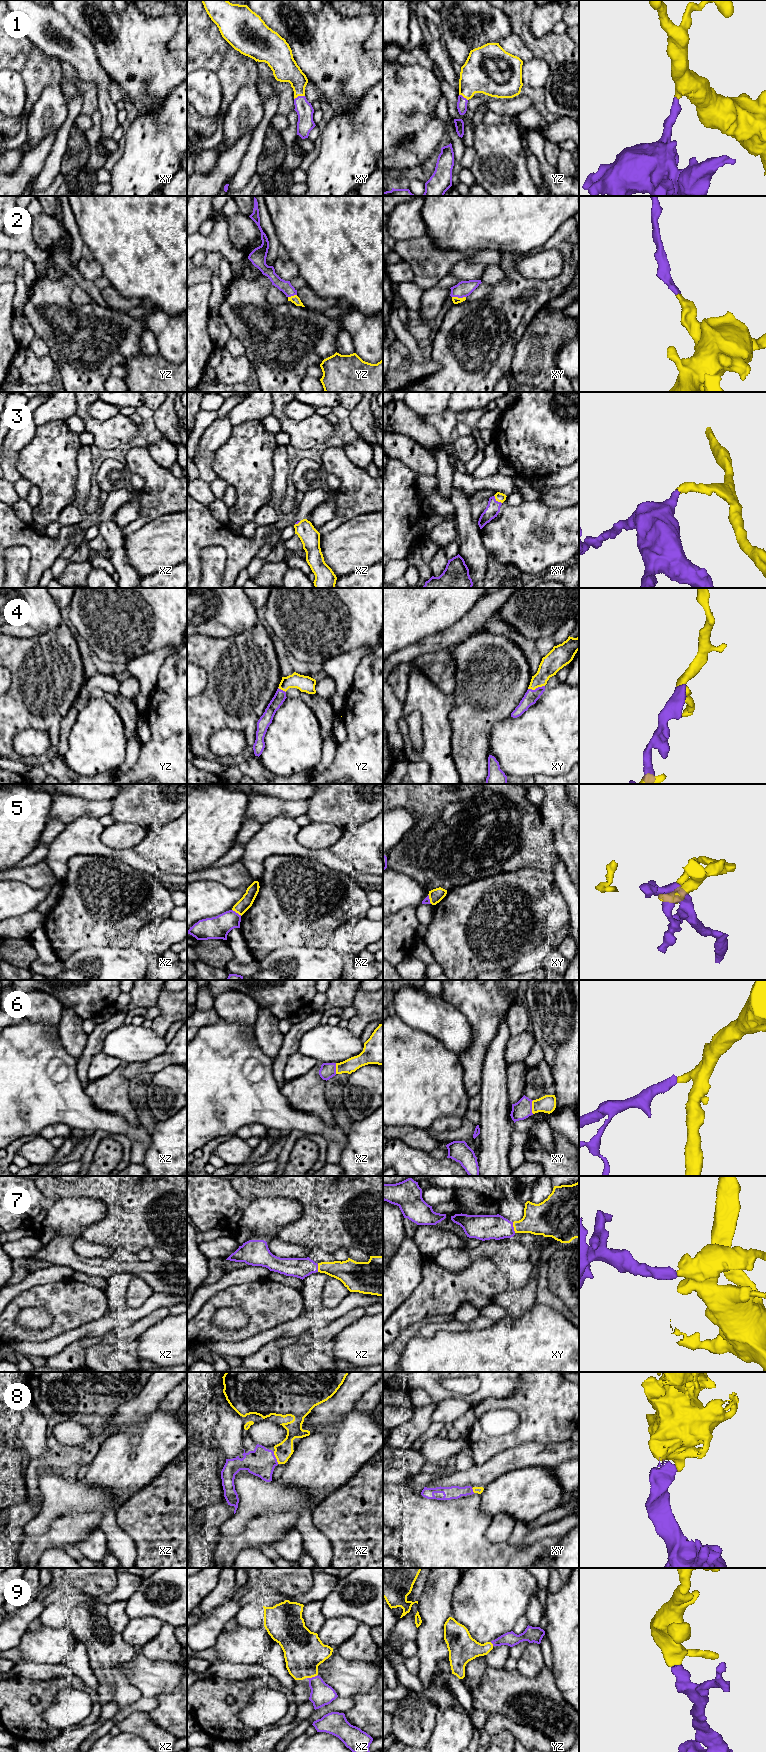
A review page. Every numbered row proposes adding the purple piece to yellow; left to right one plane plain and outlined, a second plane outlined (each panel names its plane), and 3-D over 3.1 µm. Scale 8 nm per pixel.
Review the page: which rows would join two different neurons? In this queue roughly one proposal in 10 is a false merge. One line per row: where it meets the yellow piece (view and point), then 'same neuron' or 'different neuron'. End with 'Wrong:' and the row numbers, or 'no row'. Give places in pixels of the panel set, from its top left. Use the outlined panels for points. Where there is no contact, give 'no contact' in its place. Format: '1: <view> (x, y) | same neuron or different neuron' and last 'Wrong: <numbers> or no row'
1: xy (299, 95) | same neuron
2: xy (459, 298) | same neuron
3: xy (497, 500) | same neuron
4: xy (536, 687) | same neuron
5: xz (237, 912) | different neuron
6: xy (532, 1107) | same neuron
7: xy (513, 1226) | same neuron
8: xz (276, 1458) | same neuron
9: xz (312, 1676) | same neuron
Wrong: 5

